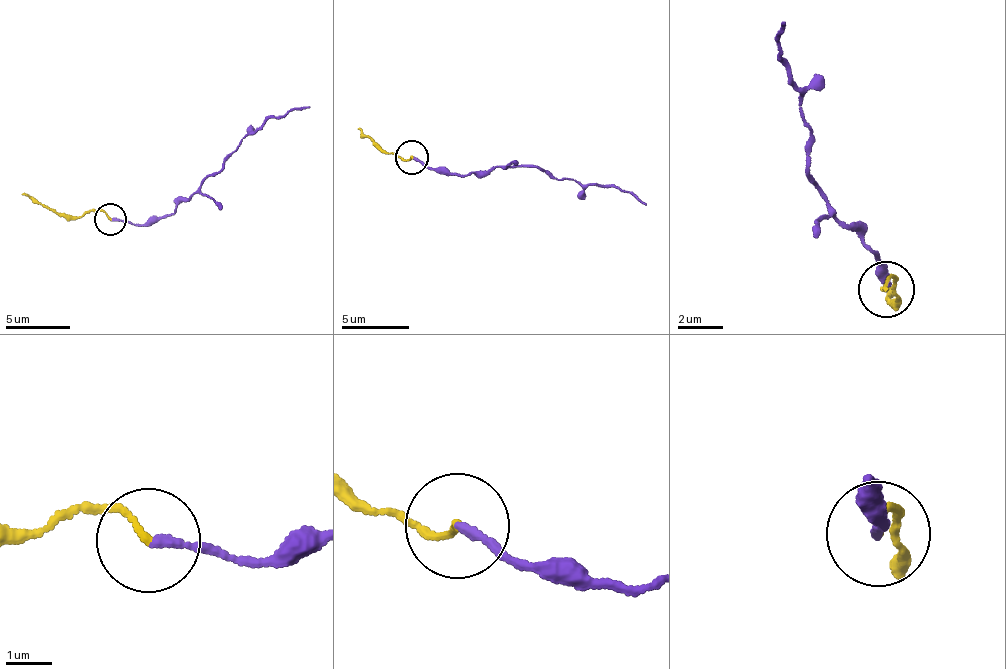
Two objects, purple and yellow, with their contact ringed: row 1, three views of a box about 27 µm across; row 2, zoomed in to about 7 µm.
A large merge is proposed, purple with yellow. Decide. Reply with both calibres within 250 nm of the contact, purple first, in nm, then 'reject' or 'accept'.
170 nm thick on the purple side, 130 nm on the other; reject

